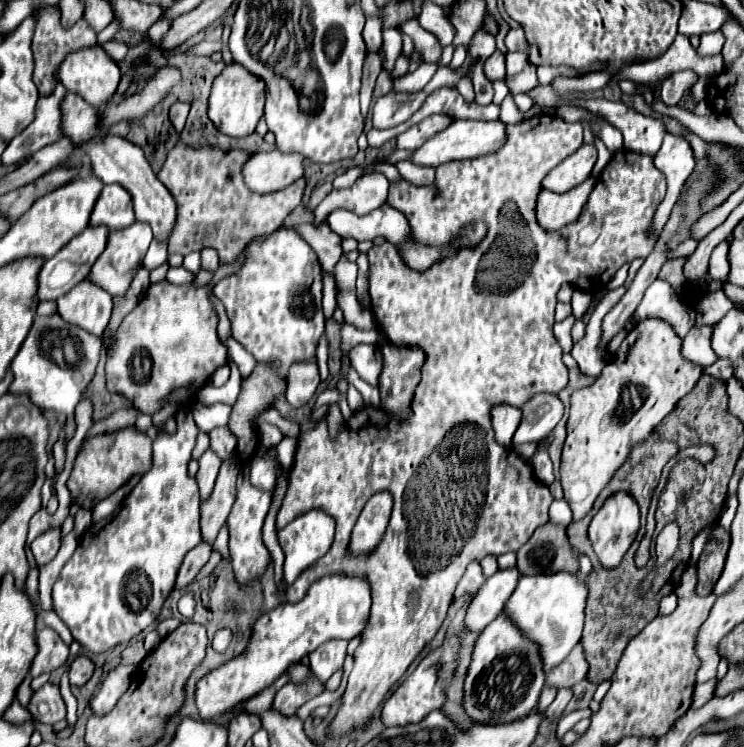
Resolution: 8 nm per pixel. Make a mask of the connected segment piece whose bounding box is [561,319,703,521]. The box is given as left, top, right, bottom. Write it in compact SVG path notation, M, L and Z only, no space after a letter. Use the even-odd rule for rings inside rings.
M661 319L639 321L617 350L617 361L605 365L601 377L589 387L571 395L571 417L561 457L561 485L573 511L573 521L579 521L591 511L597 495L611 481L619 465L623 465L623 459L629 457L631 449L639 445L639 441L645 441L657 423L661 423L675 403L699 381L703 367L685 361L681 348L682 339L669 323ZM625 391L631 403L643 401L639 409L633 407L633 415L617 413Z

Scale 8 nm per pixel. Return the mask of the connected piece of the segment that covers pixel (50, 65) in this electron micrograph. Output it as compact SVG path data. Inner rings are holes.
M41 7L35 35L33 35L33 53L35 53L33 81L39 89L39 93L47 95L55 89L55 85L57 85L55 73L57 73L59 65L63 63L63 57L67 57L67 53L71 53L75 49L83 49L83 47L93 47L95 43L97 43L97 35L93 29L89 29L89 25L83 19L79 19L71 29L65 31L59 23L59 7Z

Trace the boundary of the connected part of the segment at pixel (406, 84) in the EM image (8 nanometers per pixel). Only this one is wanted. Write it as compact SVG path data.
M422 63L412 73L407 73L407 75L401 75L401 83L397 83L397 79L393 81L393 89L395 91L403 91L403 93L417 93L421 91L423 87L431 80L438 66L436 64Z

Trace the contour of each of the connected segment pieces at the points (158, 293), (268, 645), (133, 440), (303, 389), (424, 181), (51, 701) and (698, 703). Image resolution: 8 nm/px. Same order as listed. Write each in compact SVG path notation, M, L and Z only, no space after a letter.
M163 279L163 281L159 281L159 283L149 285L149 289L147 289L143 301L139 301L139 305L123 319L123 323L121 323L119 329L115 331L113 343L111 343L111 347L107 349L107 363L105 363L107 381L105 381L105 385L107 385L109 391L121 393L121 395L125 395L127 399L131 399L133 405L135 405L141 413L153 415L155 411L161 409L161 403L165 401L165 397L167 397L173 389L183 387L183 385L189 385L189 383L197 383L197 385L199 385L199 383L205 383L205 381L209 379L209 375L211 375L217 367L221 367L221 365L227 365L227 347L223 347L221 341L219 341L219 337L217 337L217 313L213 311L211 301L209 301L209 285L205 285L205 287L195 287L195 285L173 285L173 283L169 283L167 279Z
M327 575L317 579L303 601L285 603L269 613L263 613L255 623L255 633L247 649L217 669L209 671L197 681L195 703L201 719L213 719L243 699L253 697L263 687L271 685L279 675L287 671L289 663L301 661L303 655L317 649L329 639L353 639L359 635L369 621L371 595L369 585L363 579L347 575Z
M123 427L113 433L95 435L83 439L77 457L73 461L71 475L67 479L67 489L75 505L93 509L101 499L109 497L119 489L131 475L145 473L151 467L151 439L137 431L137 427Z
M315 361L295 363L287 375L287 401L293 407L303 407L313 397L319 385L319 371Z
M401 161L397 163L399 173L405 181L415 183L415 185L431 185L435 181L435 169L425 167L425 165L415 165L411 161Z
M45 683L39 691L35 691L35 695L31 697L31 703L29 703L29 711L31 711L33 719L51 723L51 725L65 719L67 707L61 697L59 685Z
M711 679L703 684L696 684L692 696L691 708L699 709L705 705L712 697L717 685L717 679Z

